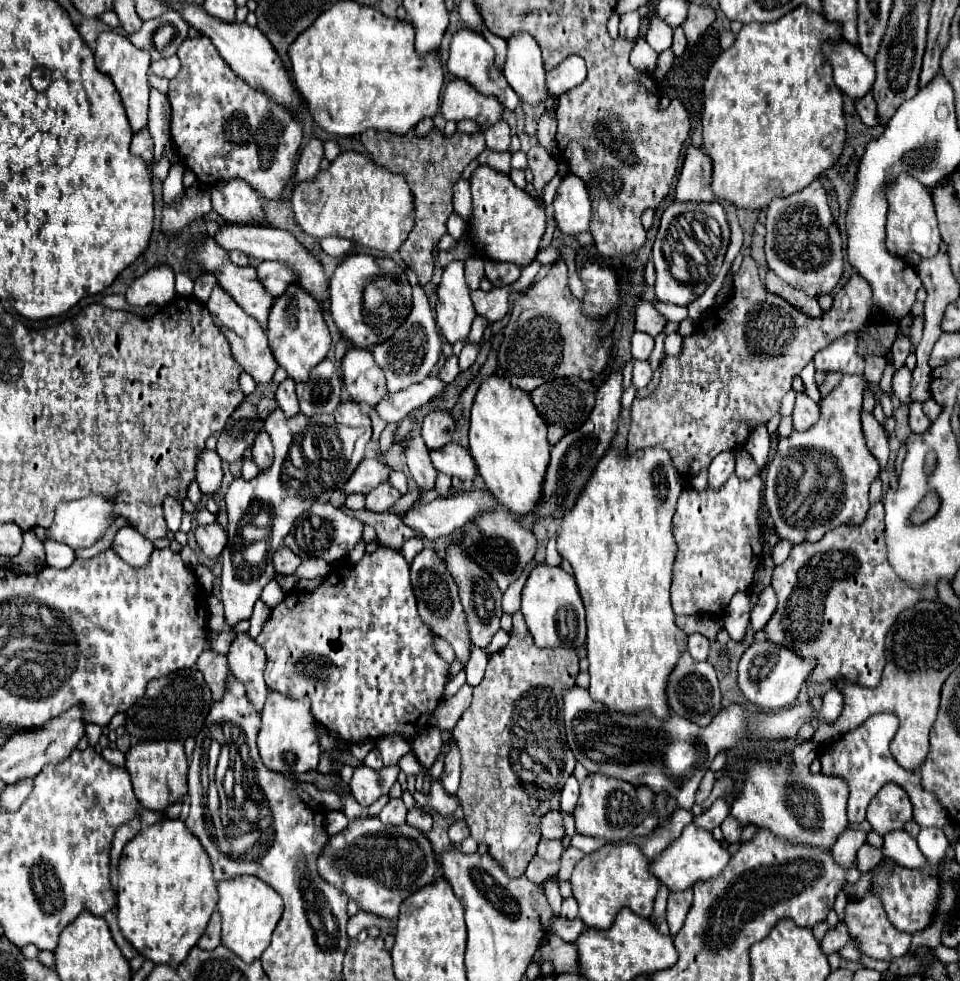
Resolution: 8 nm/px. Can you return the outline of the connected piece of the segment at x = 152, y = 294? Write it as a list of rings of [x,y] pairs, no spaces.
[[[159,266],[159,268],[151,268],[147,274],[143,274],[141,278],[137,278],[125,292],[125,298],[135,304],[135,306],[147,306],[149,302],[157,302],[161,306],[169,304],[175,298],[175,274],[169,266]]]

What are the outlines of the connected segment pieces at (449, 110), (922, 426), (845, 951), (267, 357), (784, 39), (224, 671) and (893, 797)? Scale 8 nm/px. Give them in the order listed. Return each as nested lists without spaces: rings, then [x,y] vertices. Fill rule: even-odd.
[[[453,78],[441,98],[441,114],[445,120],[463,120],[471,118],[479,126],[489,128],[501,120],[503,104],[495,96],[483,96],[463,78]]]
[[[911,402],[911,406],[909,406],[909,426],[911,426],[911,430],[923,434],[923,432],[927,432],[929,424],[931,424],[929,418],[923,414],[923,404]]]
[[[849,940],[841,950],[839,950],[839,954],[841,954],[841,958],[847,958],[847,960],[859,960],[861,956],[863,956],[863,952],[857,948],[859,944],[857,942],[853,942],[853,940]]]
[[[221,286],[213,288],[213,292],[211,292],[209,300],[207,300],[207,308],[209,308],[209,314],[211,314],[213,322],[223,330],[225,338],[229,340],[231,350],[233,350],[233,358],[237,360],[237,364],[247,374],[251,374],[255,382],[263,382],[263,384],[271,382],[273,372],[277,370],[277,362],[275,362],[275,358],[271,354],[271,348],[267,344],[267,334],[261,328],[261,324],[253,316],[249,316]]]
[[[799,6],[799,8],[791,10],[789,14],[785,14],[783,18],[779,18],[777,22],[745,24],[741,28],[741,32],[737,34],[735,44],[731,48],[727,48],[715,60],[715,64],[711,66],[711,70],[707,74],[707,80],[705,80],[705,90],[703,90],[705,106],[703,106],[701,124],[703,124],[703,150],[709,154],[711,164],[713,164],[711,190],[715,194],[715,198],[719,198],[719,202],[731,202],[735,208],[747,208],[747,210],[767,208],[773,198],[787,198],[787,196],[807,188],[823,170],[831,168],[837,162],[837,158],[841,154],[841,148],[843,148],[843,142],[845,142],[843,96],[841,96],[841,90],[833,82],[833,68],[831,68],[831,64],[821,54],[821,42],[823,40],[831,40],[831,38],[841,38],[839,26],[835,26],[833,22],[827,22],[819,14],[811,14],[805,6]]]
[[[203,650],[203,654],[197,660],[197,668],[205,676],[205,682],[209,684],[213,698],[221,700],[225,692],[225,684],[229,678],[229,666],[227,666],[227,656],[217,654],[213,650]]]
[[[893,782],[885,784],[871,800],[867,808],[867,820],[881,836],[893,830],[903,830],[905,824],[913,820],[913,804],[907,792]]]

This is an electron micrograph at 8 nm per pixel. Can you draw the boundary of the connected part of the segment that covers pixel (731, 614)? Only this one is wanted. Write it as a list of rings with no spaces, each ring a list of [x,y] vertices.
[[[737,592],[727,606],[723,626],[731,638],[743,638],[749,626],[749,612],[751,612],[751,596],[749,592]]]

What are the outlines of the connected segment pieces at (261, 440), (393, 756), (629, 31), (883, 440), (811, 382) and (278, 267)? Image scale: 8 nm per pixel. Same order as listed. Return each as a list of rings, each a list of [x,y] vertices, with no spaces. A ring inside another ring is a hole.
[[[259,430],[257,436],[255,436],[255,444],[253,444],[253,458],[257,462],[257,466],[263,470],[271,464],[271,458],[273,458],[273,444],[271,444],[271,438],[265,430]]]
[[[391,734],[377,740],[377,746],[381,750],[381,758],[385,766],[393,766],[399,762],[399,758],[413,748],[413,740],[405,738],[403,734]]]
[[[625,12],[619,16],[619,36],[627,42],[635,42],[639,36],[639,14],[637,12]]]
[[[863,414],[863,436],[865,436],[865,444],[871,450],[871,454],[877,458],[881,470],[885,470],[887,466],[887,458],[889,458],[889,442],[885,436],[883,426],[873,418],[873,414]]]
[[[811,361],[801,371],[800,377],[805,384],[805,388],[807,388],[807,396],[811,396],[812,400],[815,400],[815,402],[819,402],[819,400],[821,400],[821,394],[819,394],[819,388],[817,388],[817,384],[815,381],[815,373],[816,369],[813,361]]]
[[[261,262],[257,266],[257,278],[271,296],[279,296],[287,284],[297,280],[297,276],[279,262]]]

